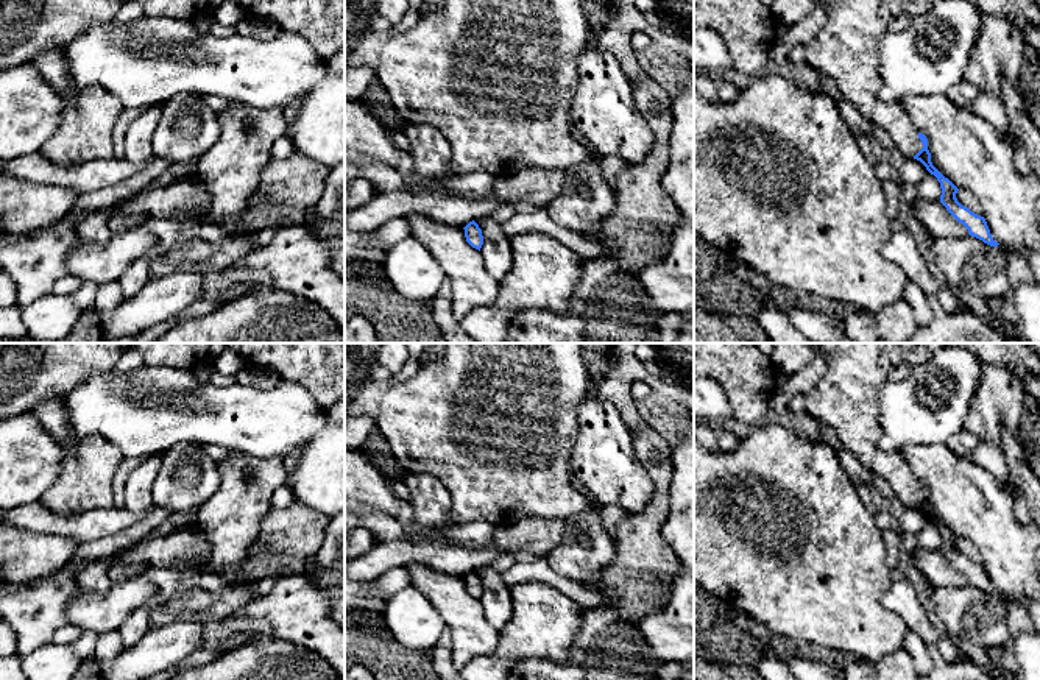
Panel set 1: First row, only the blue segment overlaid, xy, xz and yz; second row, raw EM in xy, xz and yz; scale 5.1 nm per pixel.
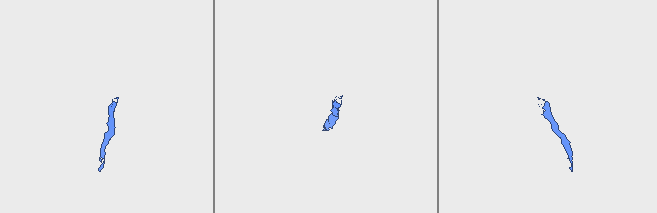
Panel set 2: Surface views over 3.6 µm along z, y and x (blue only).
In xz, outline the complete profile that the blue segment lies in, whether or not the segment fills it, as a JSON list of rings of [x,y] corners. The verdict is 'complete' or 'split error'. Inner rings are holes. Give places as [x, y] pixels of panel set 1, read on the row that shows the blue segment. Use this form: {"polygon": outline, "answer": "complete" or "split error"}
{"polygon": [[[472,220],[463,229],[465,229],[466,242],[472,248],[480,251],[480,248],[483,245],[483,236],[482,236],[482,229],[479,228],[479,225]]], "answer": "complete"}

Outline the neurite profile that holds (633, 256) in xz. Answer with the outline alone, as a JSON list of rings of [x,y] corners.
[[[644,70],[641,80],[633,83],[633,95],[652,131],[650,151],[642,162],[627,164],[614,187],[611,215],[596,231],[582,236],[588,240],[616,240],[616,248],[602,257],[639,276],[649,264],[663,257],[680,212],[661,186],[670,161],[672,97]]]

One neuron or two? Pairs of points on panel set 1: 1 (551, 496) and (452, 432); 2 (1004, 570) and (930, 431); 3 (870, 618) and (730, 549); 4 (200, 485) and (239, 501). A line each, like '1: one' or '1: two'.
1: one
2: two
3: one
4: two

